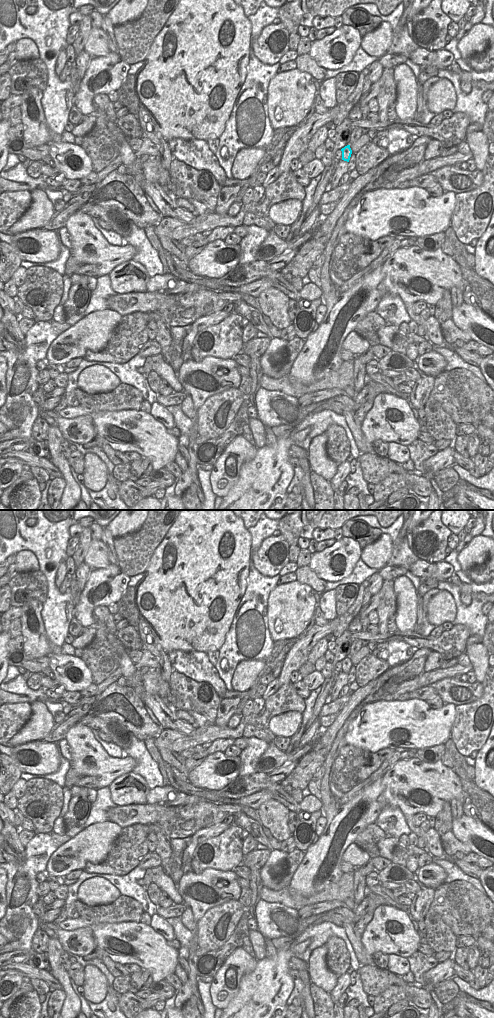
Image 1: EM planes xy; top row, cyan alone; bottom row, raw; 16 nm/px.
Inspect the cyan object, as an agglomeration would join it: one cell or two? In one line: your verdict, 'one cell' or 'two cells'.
one cell

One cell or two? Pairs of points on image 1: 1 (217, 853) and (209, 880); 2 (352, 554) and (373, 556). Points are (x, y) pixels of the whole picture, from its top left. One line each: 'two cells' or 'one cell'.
1: two cells
2: two cells

